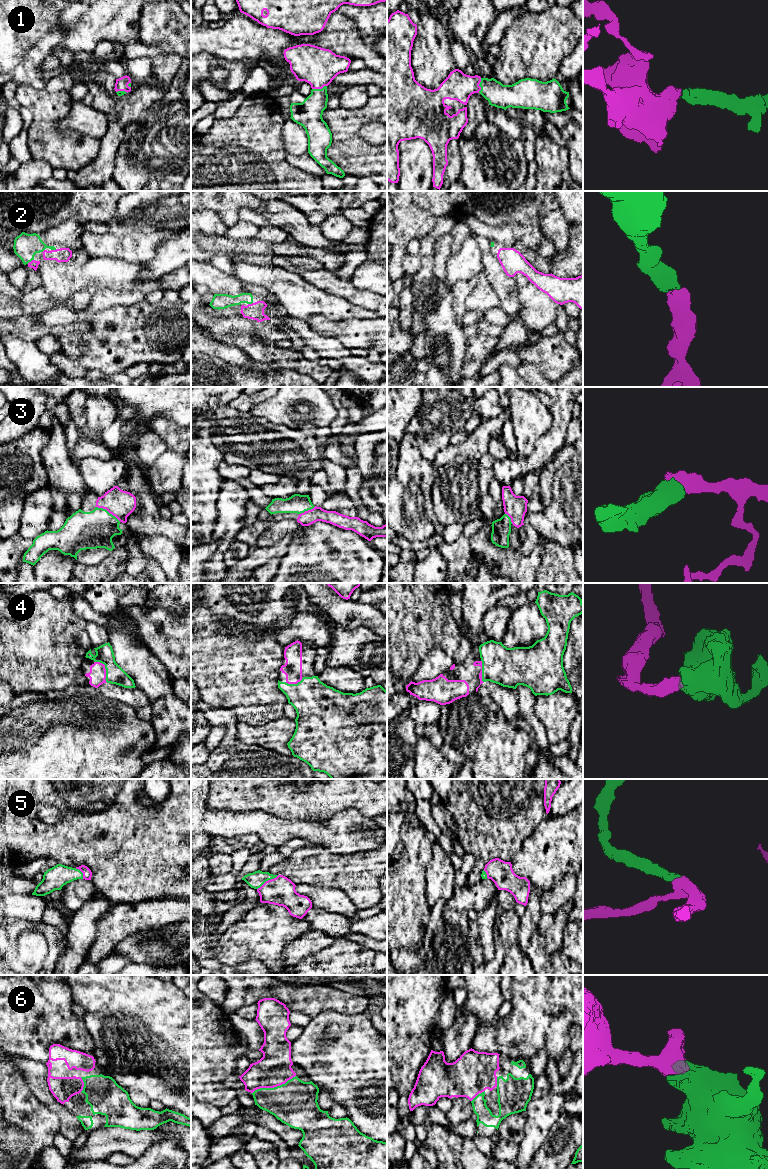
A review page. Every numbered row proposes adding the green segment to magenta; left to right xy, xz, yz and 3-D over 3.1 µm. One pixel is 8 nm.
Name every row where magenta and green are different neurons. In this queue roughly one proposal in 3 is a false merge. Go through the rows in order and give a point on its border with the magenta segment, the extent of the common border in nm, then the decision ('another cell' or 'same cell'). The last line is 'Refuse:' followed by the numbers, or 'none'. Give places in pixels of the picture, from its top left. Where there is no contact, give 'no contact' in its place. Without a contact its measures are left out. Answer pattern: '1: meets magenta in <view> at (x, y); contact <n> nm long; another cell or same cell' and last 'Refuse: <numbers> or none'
1: meets magenta in xz at (319, 88); contact 120 nm long; same cell
2: meets magenta in xy at (31, 261); contact 70 nm long; same cell
3: meets magenta in xy at (108, 511); contact 240 nm long; same cell
4: meets magenta in xy at (105, 669); contact 200 nm long; same cell
5: meets magenta in xz at (268, 880); contact 200 nm long; same cell
6: meets magenta in xz at (273, 1087); contact 380 nm long; same cell
Refuse: none

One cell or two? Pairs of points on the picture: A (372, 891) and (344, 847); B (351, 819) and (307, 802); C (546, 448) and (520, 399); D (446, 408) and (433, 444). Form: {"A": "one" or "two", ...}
{"A": "two", "B": "two", "C": "two", "D": "one"}

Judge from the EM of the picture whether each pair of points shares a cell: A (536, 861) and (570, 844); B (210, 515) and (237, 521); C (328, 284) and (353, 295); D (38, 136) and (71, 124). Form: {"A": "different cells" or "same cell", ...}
{"A": "same cell", "B": "different cells", "C": "same cell", "D": "different cells"}

